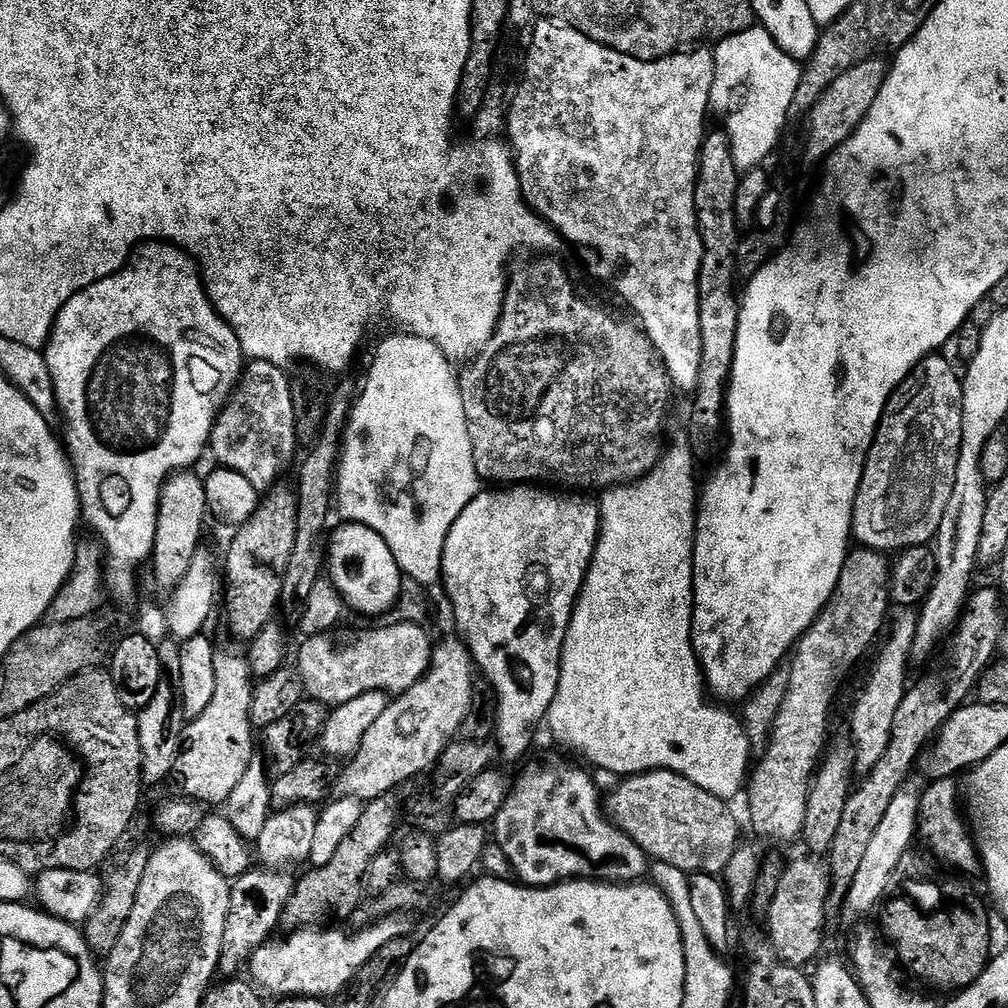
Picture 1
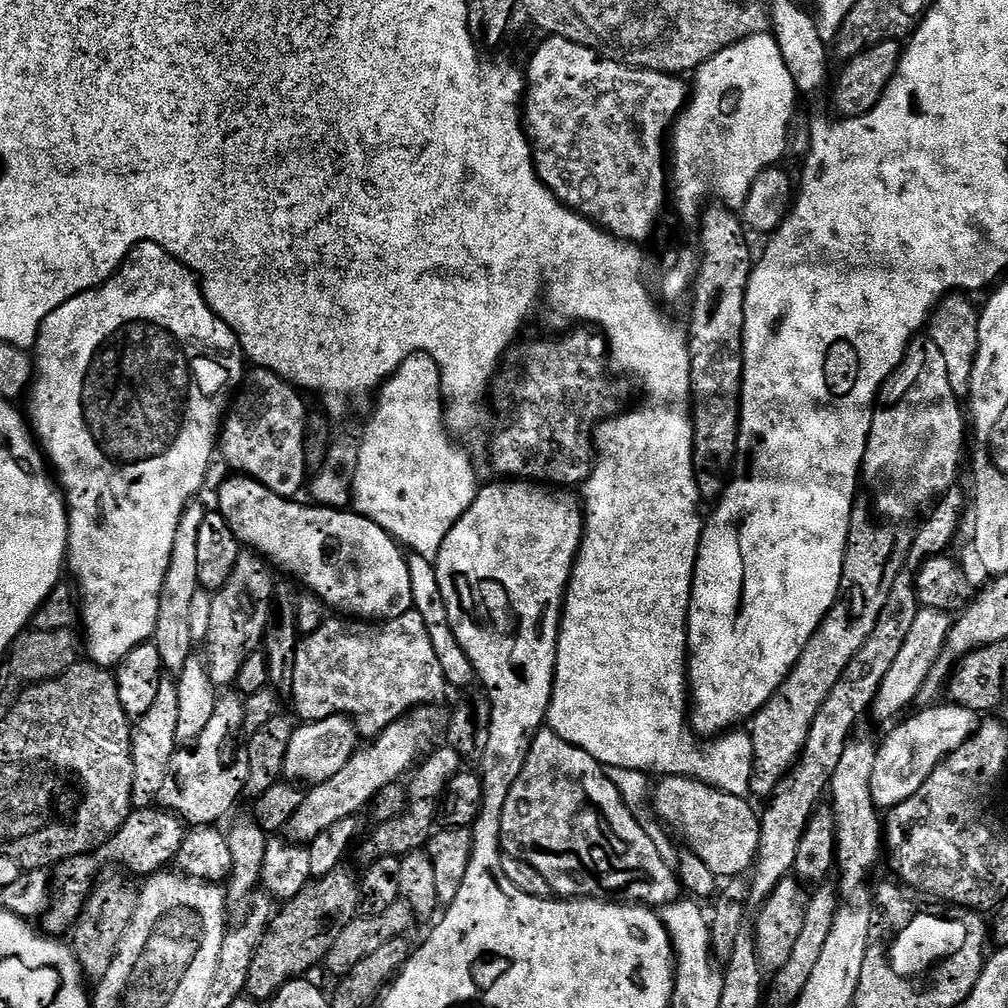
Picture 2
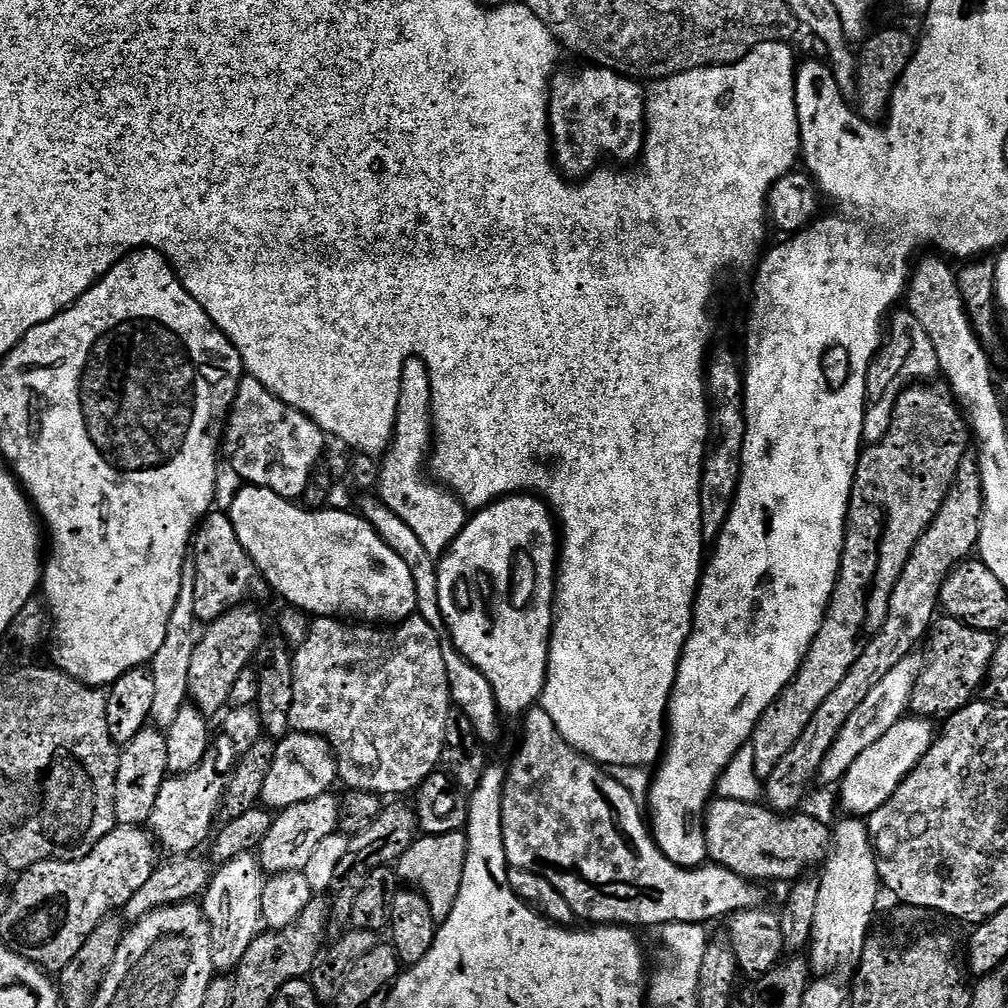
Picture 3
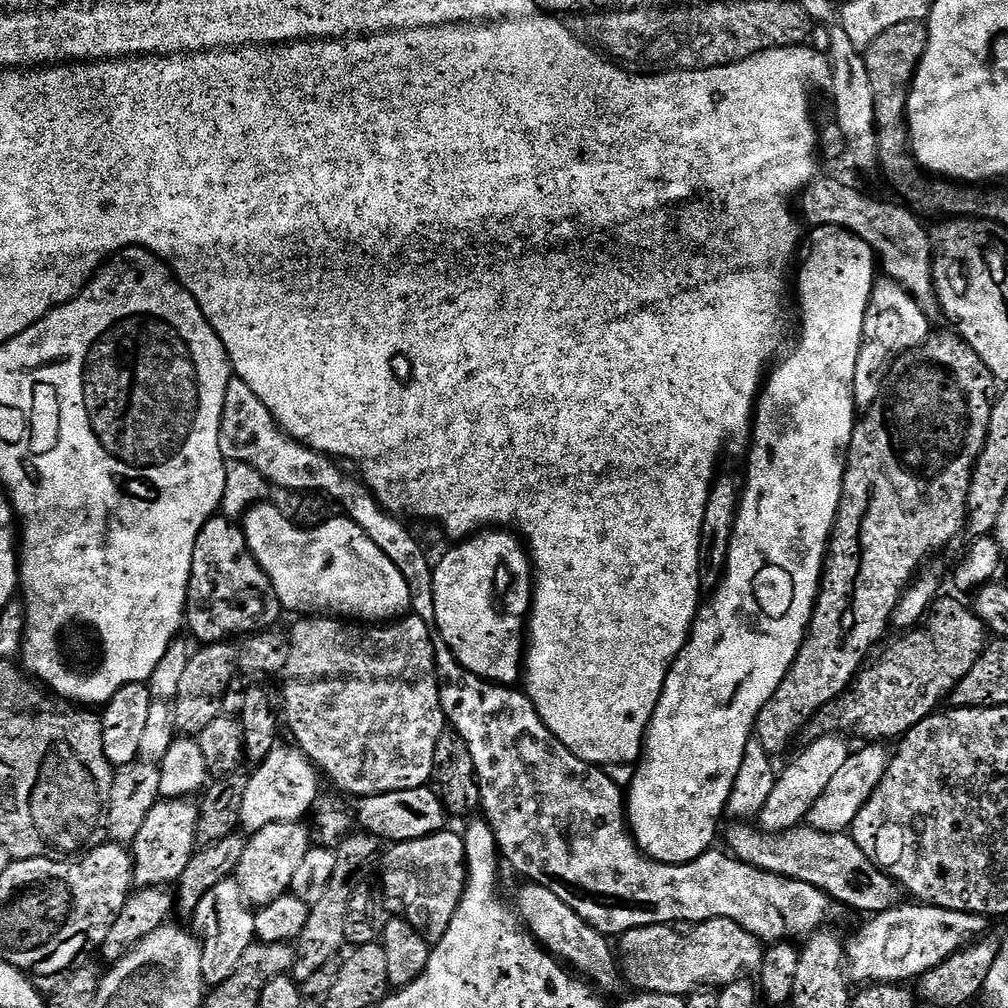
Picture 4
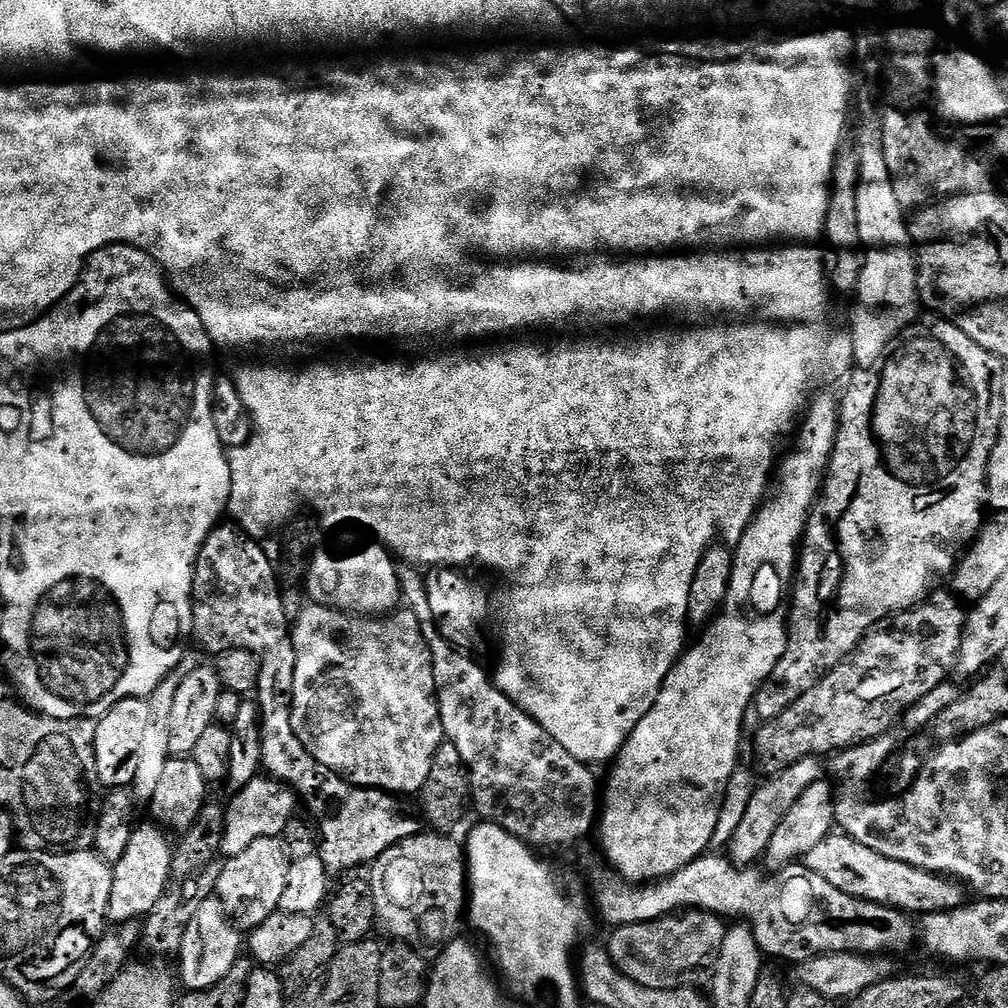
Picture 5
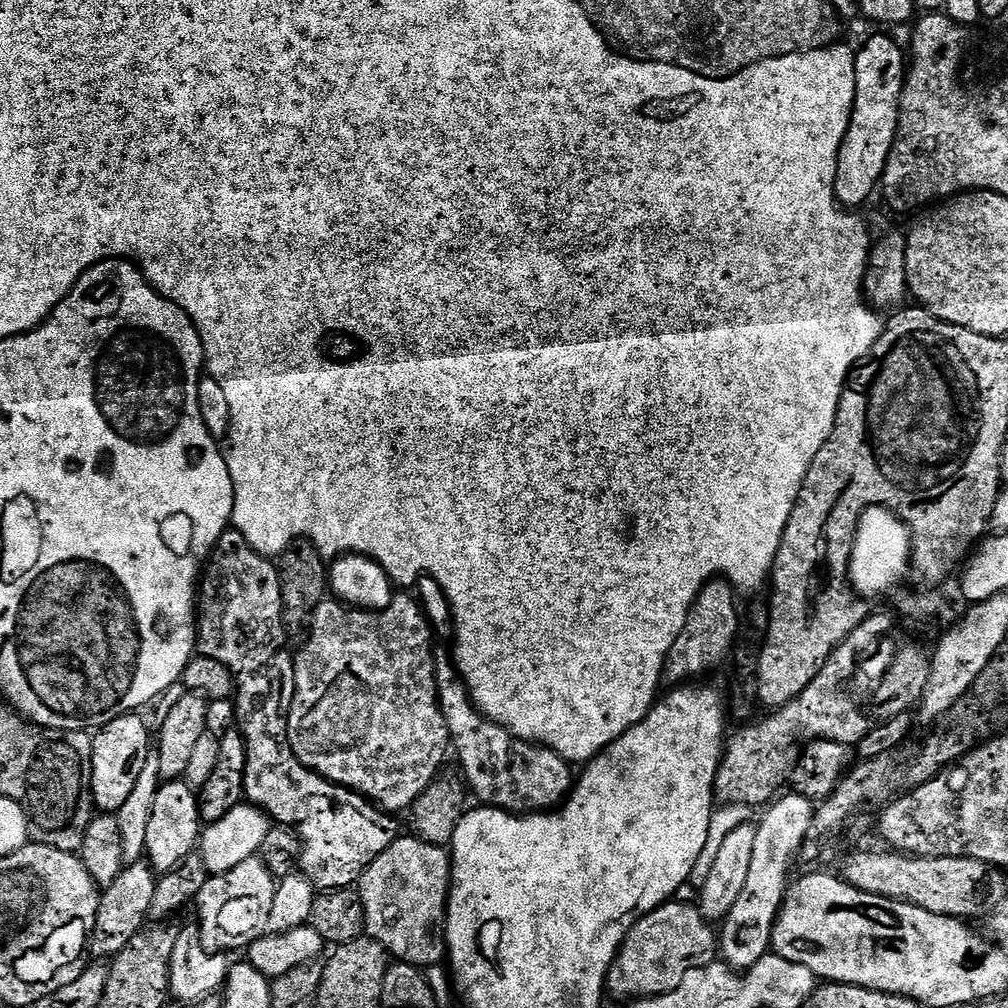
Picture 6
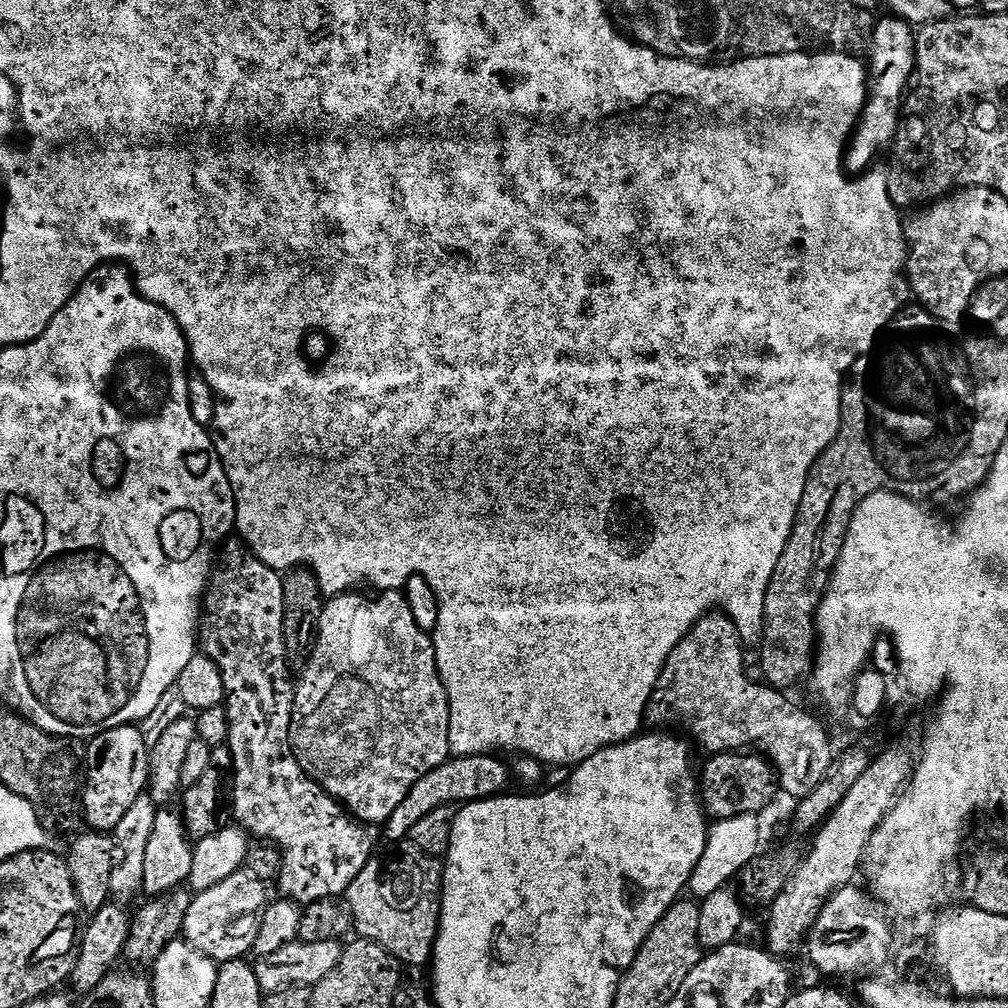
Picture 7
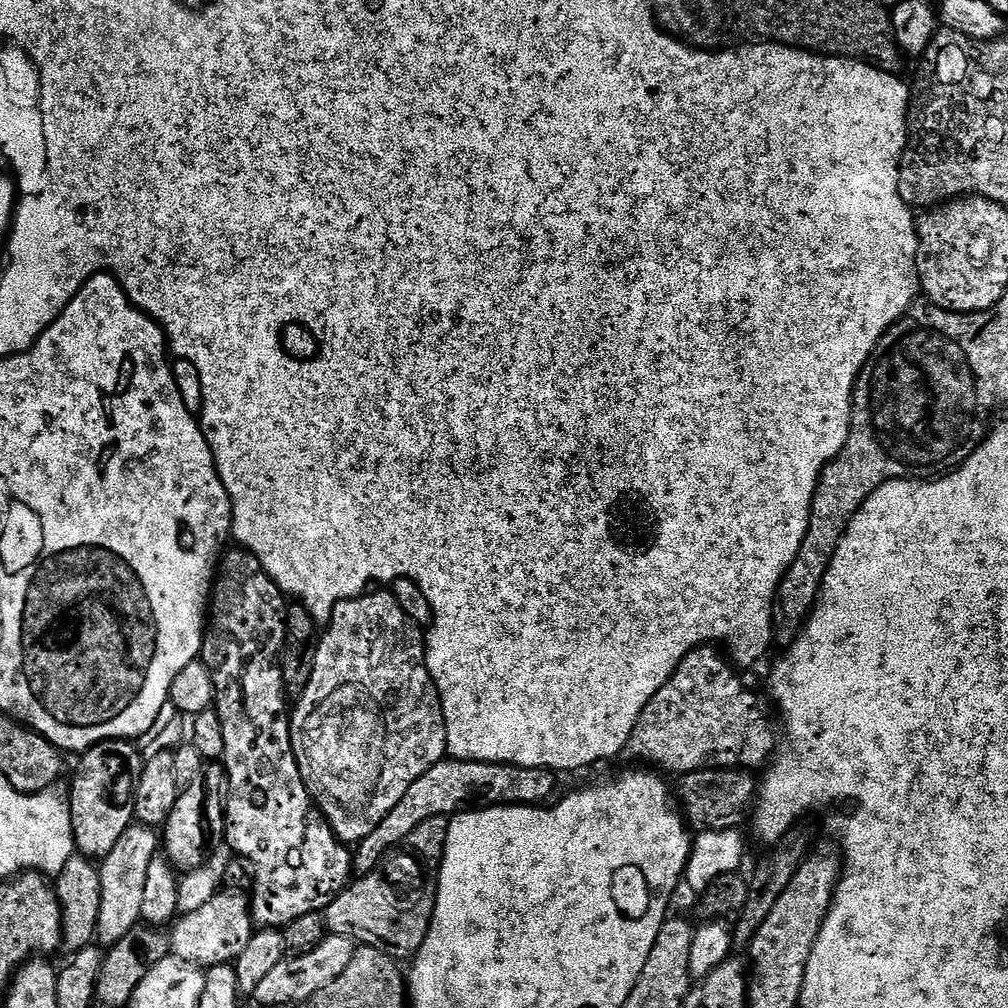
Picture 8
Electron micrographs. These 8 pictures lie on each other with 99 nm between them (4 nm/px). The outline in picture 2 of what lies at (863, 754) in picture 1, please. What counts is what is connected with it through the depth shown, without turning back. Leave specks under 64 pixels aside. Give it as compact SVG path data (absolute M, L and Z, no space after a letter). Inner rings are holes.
M849 740L830 785L830 807L836 815L836 868L840 872L838 884L843 891L844 888L848 892L858 891L867 882L872 867L882 860L882 816L872 801L870 790L876 750L877 745L868 740Z

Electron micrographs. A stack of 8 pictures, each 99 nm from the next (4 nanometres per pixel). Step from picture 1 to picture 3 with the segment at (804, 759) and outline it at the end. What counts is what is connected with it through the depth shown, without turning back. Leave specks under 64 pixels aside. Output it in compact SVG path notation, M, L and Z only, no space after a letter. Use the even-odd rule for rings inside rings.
M920 382L899 393L884 437L861 451L844 525L840 573L824 621L796 676L752 731L754 770L761 778L774 774L774 766L798 742L810 718L814 718L814 710L846 678L864 645L886 622L890 594L918 538L922 538L942 502L946 502L958 466L965 463L969 423L948 384L936 383ZM920 472L924 480L920 480Z

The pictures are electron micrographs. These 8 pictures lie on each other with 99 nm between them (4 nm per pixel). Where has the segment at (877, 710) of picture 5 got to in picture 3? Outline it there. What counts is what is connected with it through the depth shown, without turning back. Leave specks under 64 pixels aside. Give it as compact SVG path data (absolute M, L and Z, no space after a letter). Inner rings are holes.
M955 618L937 619L926 637L928 657L925 655L922 660L920 677L914 686L910 703L911 711L920 718L933 718L932 716L947 718L958 710L962 710L968 704L973 703L977 699L978 693L983 689L985 680L988 678L988 667L994 658L996 642L997 637L991 632L974 630Z

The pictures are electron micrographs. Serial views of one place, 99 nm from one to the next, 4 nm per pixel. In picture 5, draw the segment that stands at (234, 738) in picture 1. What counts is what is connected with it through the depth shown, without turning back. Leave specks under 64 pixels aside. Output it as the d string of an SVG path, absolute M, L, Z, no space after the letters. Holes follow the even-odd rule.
M155 822L137 823L130 834L130 846L126 854L112 870L112 890L108 911L116 922L140 922L154 910L158 898L170 887L168 879L174 876L172 870L173 841L168 841L169 833Z

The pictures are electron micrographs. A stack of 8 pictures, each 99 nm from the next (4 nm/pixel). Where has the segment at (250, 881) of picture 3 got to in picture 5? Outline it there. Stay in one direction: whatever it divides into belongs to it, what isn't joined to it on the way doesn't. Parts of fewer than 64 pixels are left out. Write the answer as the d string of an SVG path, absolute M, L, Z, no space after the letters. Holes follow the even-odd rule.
M219 899L202 902L198 914L194 914L190 927L186 929L186 938L182 938L182 946L178 953L180 974L185 984L183 987L197 992L213 988L222 978L226 978L226 974L230 974L230 970L242 956L242 936L239 934L241 935L237 925L226 915Z

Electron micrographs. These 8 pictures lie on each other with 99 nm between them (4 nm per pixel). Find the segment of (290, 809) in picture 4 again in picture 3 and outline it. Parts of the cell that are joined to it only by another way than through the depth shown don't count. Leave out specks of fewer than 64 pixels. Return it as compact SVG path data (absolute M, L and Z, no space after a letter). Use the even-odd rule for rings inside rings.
M292 732L276 744L274 762L260 795L263 807L269 810L283 810L298 802L310 802L325 795L336 780L338 761L332 748L321 736L308 736L304 732Z

